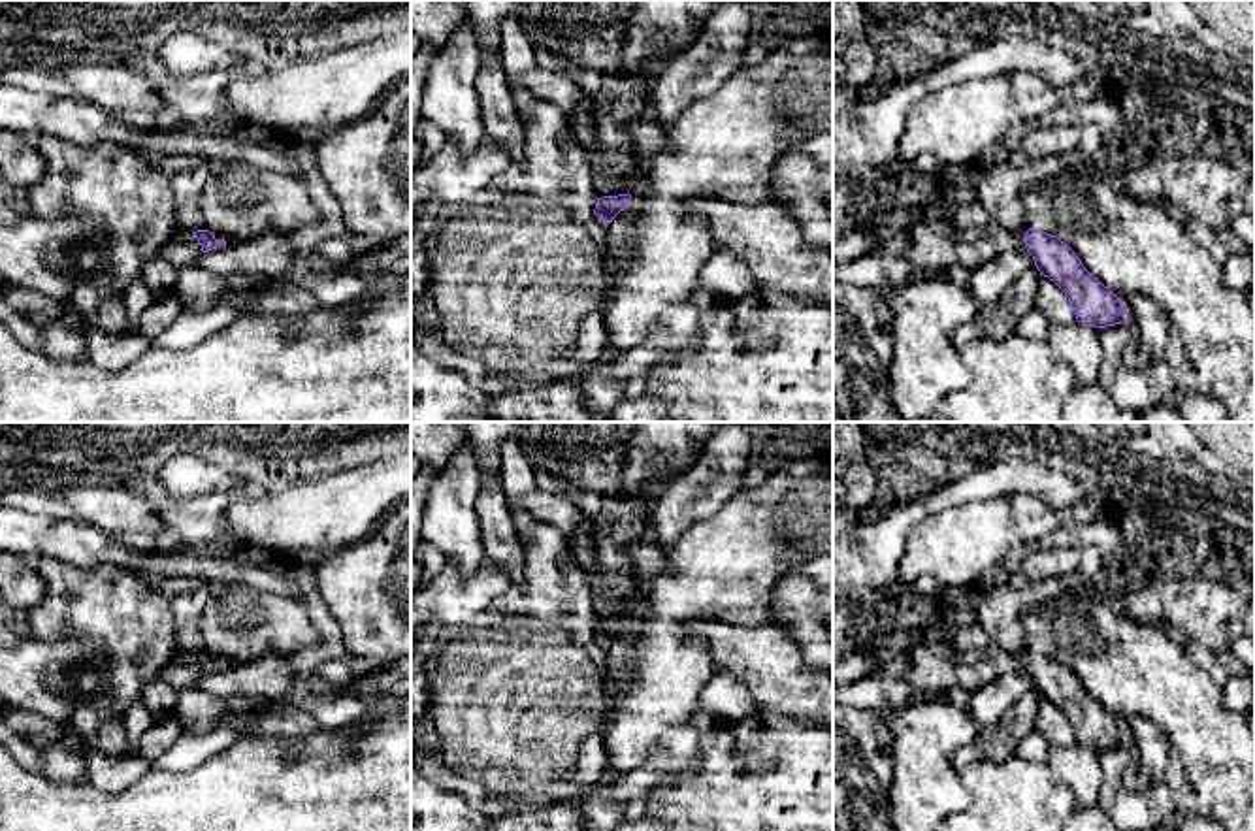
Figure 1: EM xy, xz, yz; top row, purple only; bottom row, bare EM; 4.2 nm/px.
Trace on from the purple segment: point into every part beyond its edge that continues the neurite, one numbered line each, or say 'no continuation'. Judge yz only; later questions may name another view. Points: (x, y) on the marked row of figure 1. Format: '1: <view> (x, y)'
1: yz (931, 245)

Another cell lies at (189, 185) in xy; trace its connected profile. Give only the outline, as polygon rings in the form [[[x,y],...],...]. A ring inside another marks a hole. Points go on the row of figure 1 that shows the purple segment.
[[[207,164],[183,170],[171,177],[175,219],[179,228],[187,228],[192,232],[205,230],[200,200],[207,179],[209,179]]]

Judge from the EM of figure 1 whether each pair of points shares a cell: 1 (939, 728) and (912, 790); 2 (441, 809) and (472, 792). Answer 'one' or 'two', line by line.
1: one
2: two

